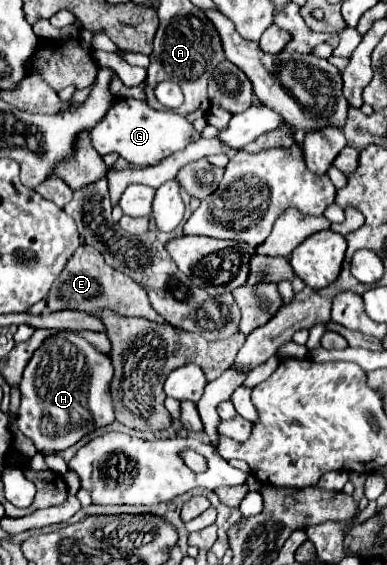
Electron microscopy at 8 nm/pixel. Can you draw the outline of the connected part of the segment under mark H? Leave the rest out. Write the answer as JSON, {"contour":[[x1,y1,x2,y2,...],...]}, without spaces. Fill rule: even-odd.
{"contour":[[56,332,32,354,20,382,20,408,18,408,18,428,24,436,28,436,40,452,66,450,76,444,86,434,96,428,108,426,116,420,114,404,110,398,110,382,114,376,114,368,108,354,102,354,96,346,90,346,76,332]]}

